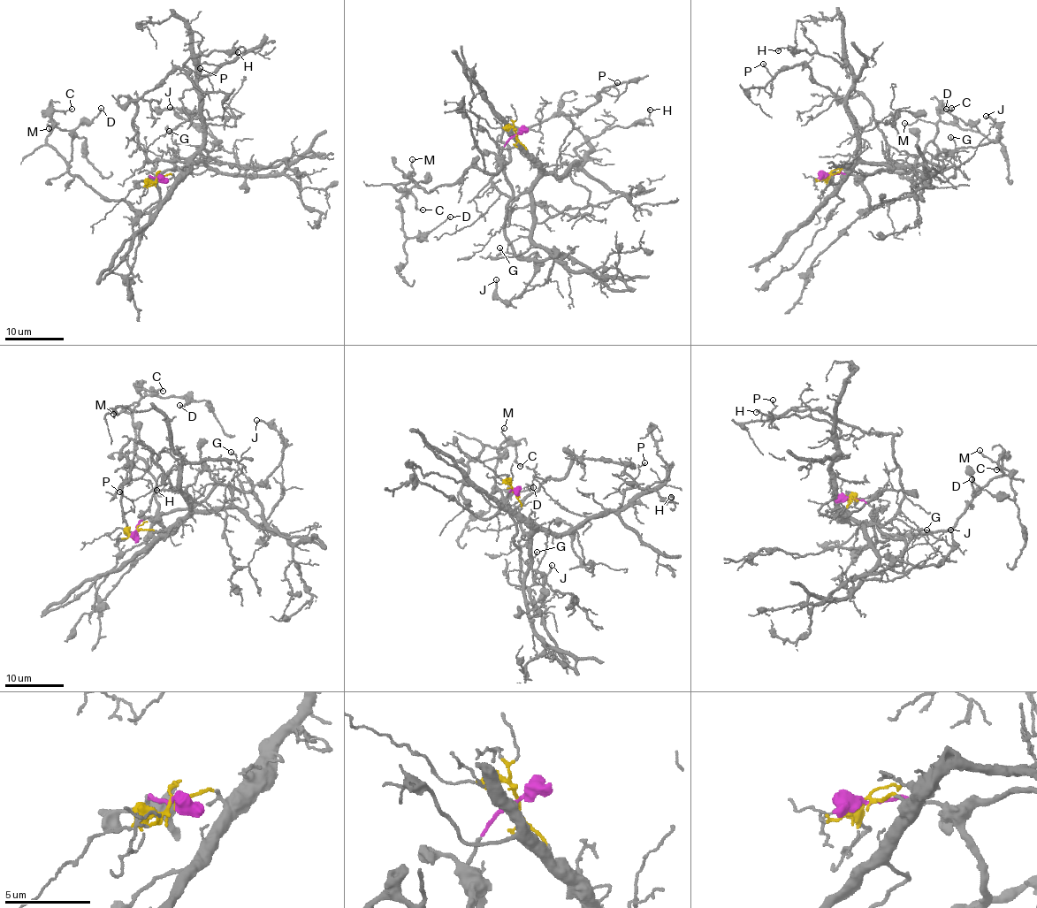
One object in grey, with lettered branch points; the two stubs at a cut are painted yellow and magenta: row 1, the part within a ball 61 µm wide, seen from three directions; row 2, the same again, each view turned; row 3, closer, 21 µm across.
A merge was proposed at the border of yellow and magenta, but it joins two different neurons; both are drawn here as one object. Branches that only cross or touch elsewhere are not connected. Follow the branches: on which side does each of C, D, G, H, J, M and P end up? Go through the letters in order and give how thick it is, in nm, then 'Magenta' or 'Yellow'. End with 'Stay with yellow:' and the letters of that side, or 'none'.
C: Thickness 150 nm. Magenta
D: Thickness 130 nm. Magenta
G: Thickness 130 nm. Magenta
H: Thickness 150 nm. Yellow
J: Thickness 170 nm. Magenta
M: Thickness 120 nm. Magenta
P: Thickness 140 nm. Yellow
Stay with yellow: H, P

